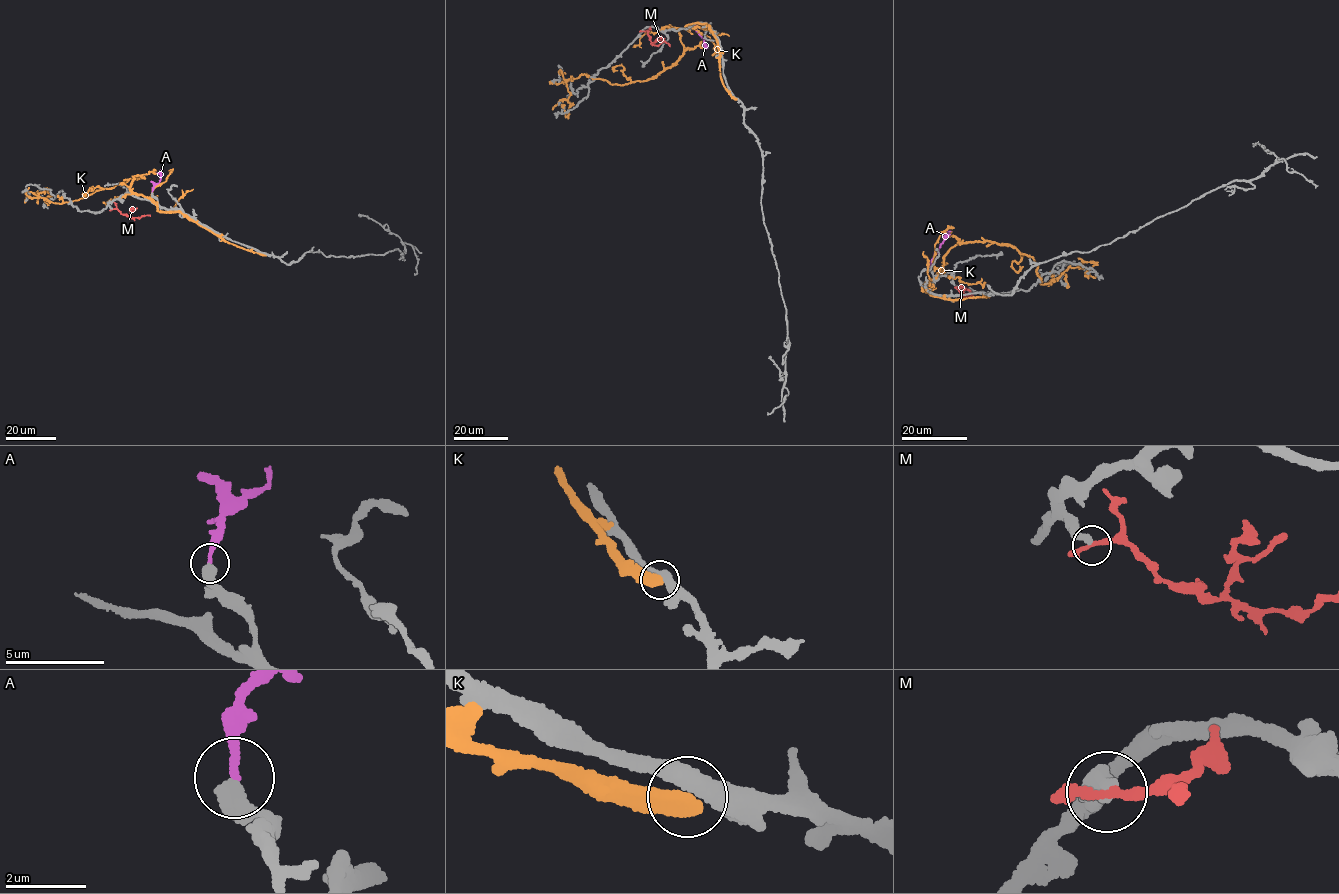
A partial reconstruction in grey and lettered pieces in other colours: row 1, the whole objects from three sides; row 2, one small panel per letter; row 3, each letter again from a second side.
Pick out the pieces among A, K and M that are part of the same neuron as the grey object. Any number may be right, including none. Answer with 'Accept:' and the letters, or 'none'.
Accept: A

